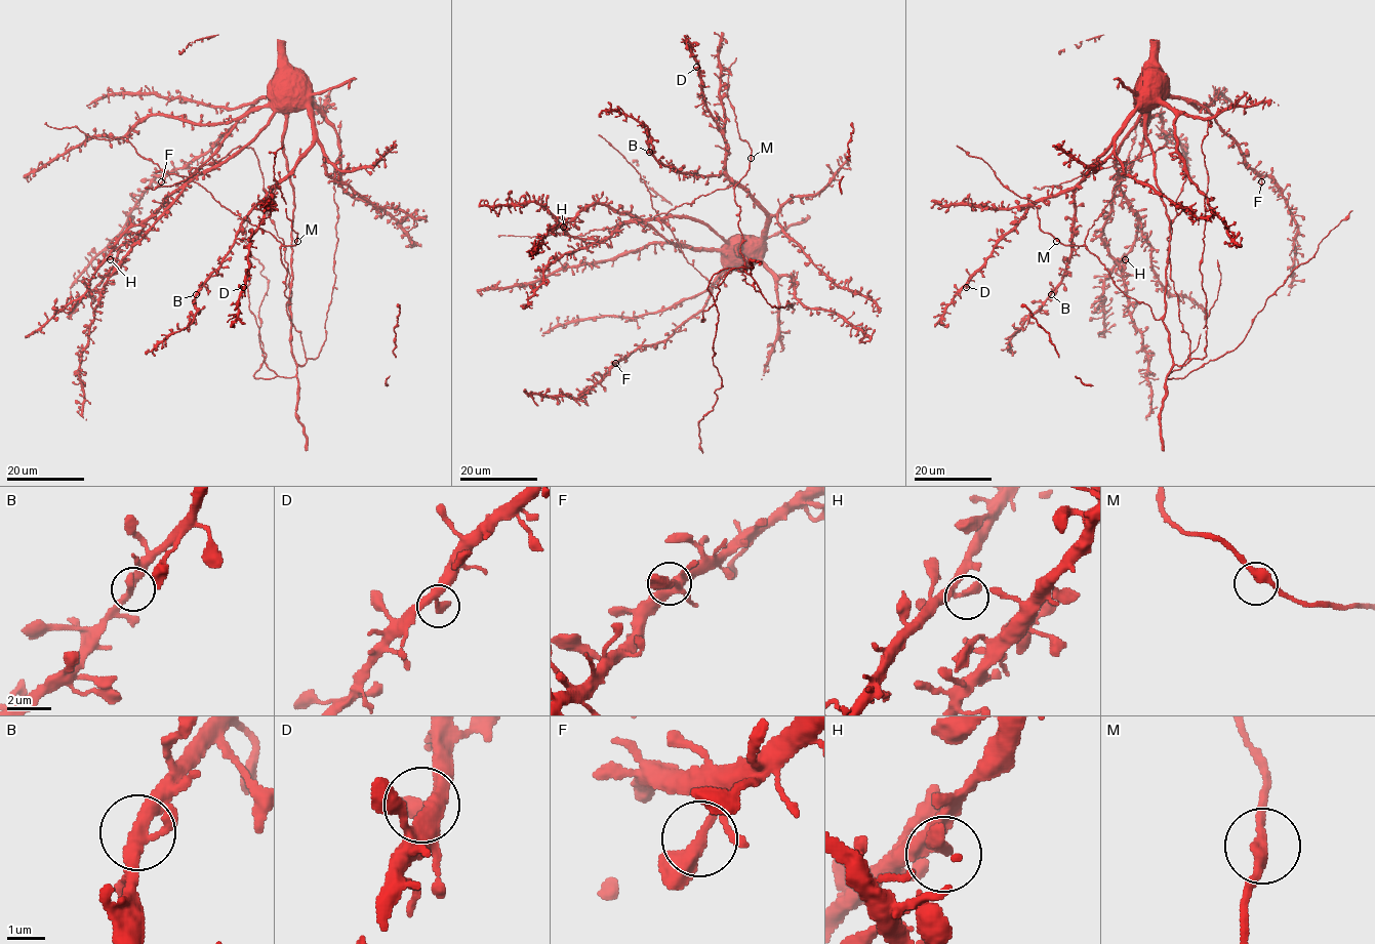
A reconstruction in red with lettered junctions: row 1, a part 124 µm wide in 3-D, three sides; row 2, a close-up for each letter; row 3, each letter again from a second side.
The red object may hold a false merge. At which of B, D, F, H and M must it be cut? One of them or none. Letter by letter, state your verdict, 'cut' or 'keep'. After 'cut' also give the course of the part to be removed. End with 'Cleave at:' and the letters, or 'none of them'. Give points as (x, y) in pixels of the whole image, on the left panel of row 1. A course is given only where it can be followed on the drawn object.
B: keep
D: keep
F: keep
H: keep
M: keep
Cleave at: none of them

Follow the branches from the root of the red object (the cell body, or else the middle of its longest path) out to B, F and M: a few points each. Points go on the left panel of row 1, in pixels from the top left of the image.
B: (289, 82), (309, 106), (312, 147), (250, 210), (223, 263), (195, 294)
F: (289, 82), (274, 95), (264, 95), (207, 151), (174, 169), (161, 181)
M: (289, 82), (272, 119), (243, 147), (193, 180), (221, 205), (269, 232), (283, 245), (297, 241)

